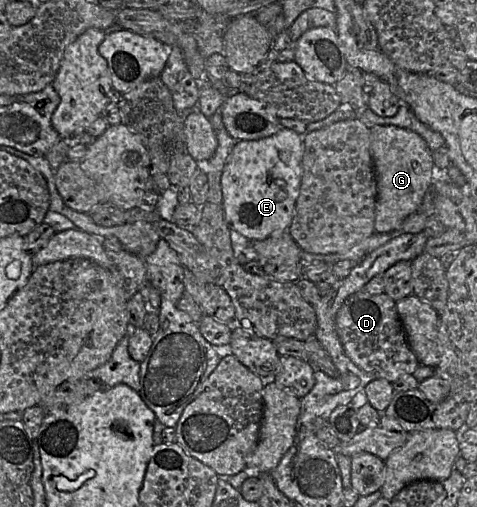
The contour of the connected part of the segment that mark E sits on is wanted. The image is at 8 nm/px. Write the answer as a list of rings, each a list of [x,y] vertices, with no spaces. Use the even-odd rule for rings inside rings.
[[[284,127],[269,137],[235,142],[221,175],[221,206],[230,230],[251,241],[288,230],[300,193],[303,154],[300,134]]]

